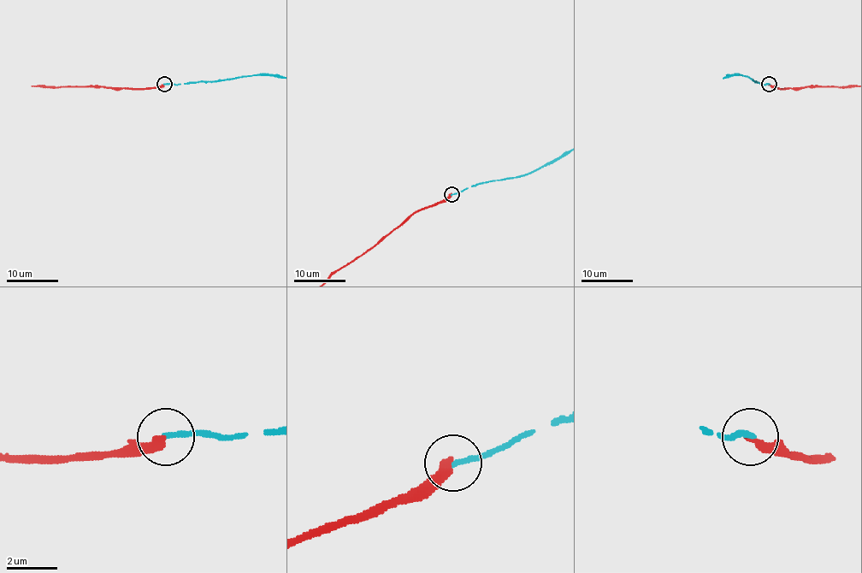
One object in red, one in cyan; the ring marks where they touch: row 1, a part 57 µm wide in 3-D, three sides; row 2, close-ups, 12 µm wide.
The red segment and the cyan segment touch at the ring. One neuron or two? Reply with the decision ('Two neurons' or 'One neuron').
Two neurons

